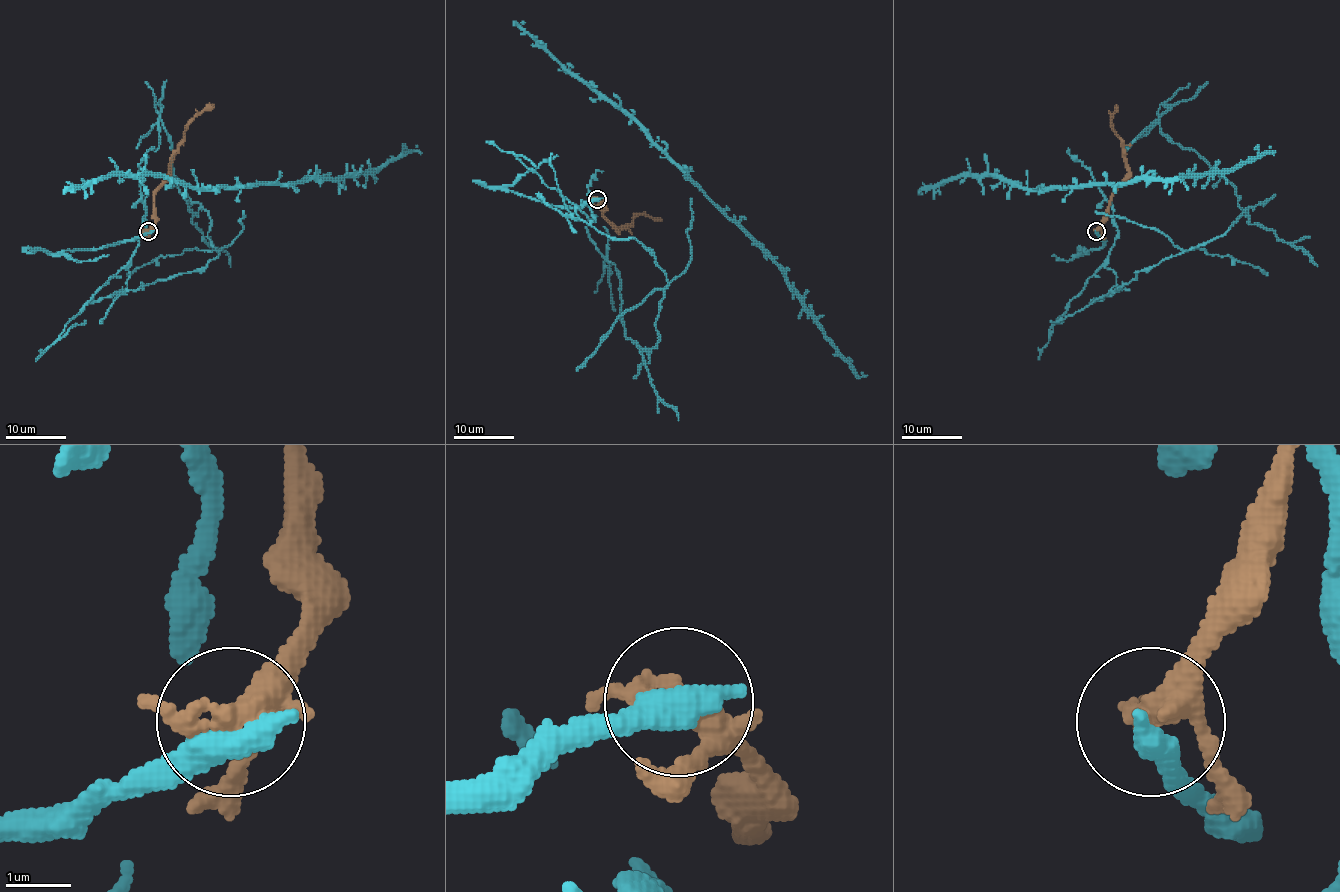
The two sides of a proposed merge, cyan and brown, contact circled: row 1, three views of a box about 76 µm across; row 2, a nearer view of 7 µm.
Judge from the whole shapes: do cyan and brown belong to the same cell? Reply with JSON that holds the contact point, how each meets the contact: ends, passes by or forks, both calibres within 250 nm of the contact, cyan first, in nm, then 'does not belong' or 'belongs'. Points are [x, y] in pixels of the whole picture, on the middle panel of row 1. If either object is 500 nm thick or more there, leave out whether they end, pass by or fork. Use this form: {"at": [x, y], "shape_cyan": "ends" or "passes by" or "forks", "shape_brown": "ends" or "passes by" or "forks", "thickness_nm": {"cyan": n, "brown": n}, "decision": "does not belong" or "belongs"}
{"at": [597, 199], "thickness_nm": {"cyan": 550, "brown": 320}, "decision": "does not belong"}

